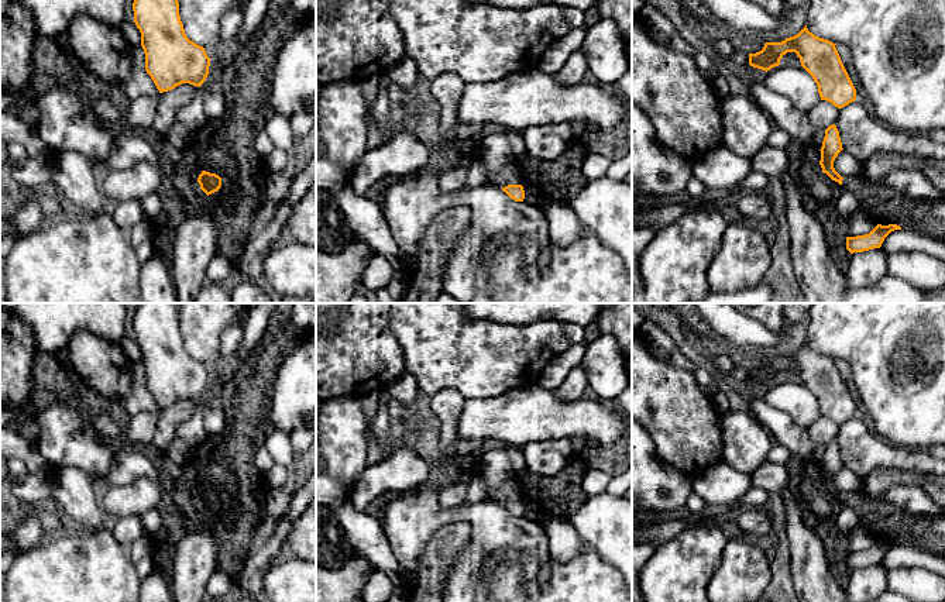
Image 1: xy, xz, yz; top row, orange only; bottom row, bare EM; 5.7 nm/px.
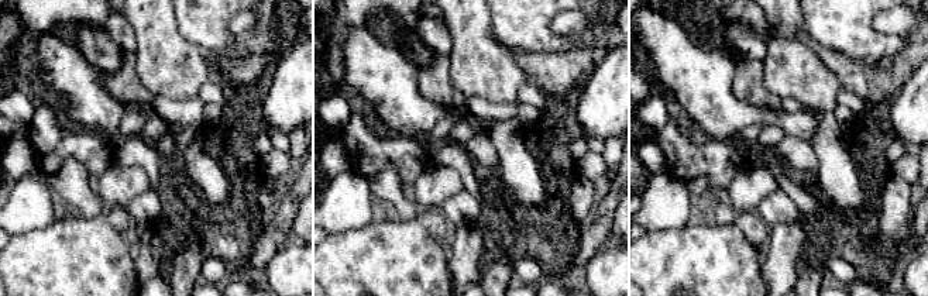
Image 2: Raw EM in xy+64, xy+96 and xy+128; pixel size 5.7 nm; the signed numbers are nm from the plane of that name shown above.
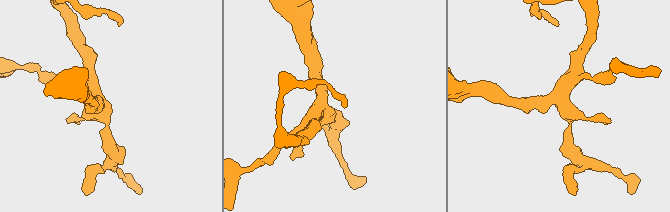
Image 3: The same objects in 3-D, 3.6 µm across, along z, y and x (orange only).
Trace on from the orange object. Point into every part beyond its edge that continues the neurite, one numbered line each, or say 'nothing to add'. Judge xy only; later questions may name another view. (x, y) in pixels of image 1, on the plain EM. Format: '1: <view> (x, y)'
nothing to add

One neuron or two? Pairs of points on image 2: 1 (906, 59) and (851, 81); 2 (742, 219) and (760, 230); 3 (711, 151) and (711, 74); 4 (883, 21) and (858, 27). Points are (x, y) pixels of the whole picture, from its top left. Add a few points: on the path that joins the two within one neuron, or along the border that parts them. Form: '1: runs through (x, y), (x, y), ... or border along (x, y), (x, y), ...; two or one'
1: runs through (893, 74), (886, 81), (865, 81); one
2: runs through (746, 222), (756, 230); one
3: border along (711, 137), (729, 140); two
4: border along (873, 17), (872, 27), (875, 30), (901, 35); two

